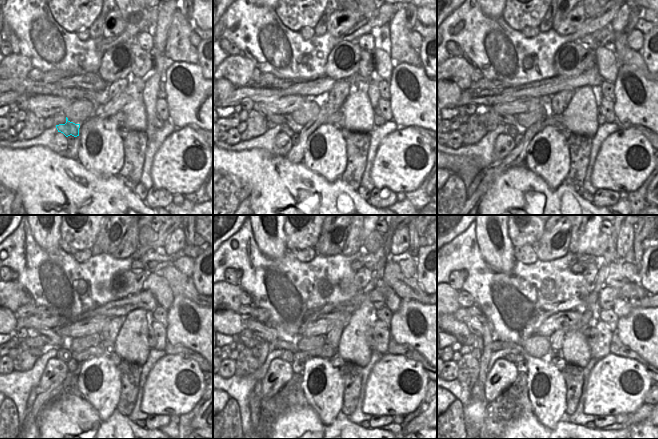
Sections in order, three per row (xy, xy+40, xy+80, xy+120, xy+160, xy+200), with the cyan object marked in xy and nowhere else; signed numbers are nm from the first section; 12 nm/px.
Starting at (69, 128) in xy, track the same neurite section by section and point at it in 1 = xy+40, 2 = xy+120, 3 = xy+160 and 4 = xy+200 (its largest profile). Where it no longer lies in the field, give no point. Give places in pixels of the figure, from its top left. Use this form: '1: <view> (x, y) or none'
1: xy+40 (288, 126)
2: xy+120 (50, 336)
3: xy+160 (257, 328)
4: xy+200 (475, 327)

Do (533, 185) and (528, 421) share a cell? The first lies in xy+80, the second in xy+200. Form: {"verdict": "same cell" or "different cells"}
{"verdict": "same cell"}

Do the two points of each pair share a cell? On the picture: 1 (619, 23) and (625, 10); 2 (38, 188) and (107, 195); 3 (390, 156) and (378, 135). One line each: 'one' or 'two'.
1: one
2: one
3: two

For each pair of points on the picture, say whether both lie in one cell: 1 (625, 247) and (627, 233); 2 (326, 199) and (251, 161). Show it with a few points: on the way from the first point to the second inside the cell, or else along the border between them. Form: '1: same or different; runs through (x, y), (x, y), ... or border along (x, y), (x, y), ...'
1: same; runs through (625, 244), (626, 236)
2: same; runs through (310, 189), (299, 186), (279, 186), (270, 177)

